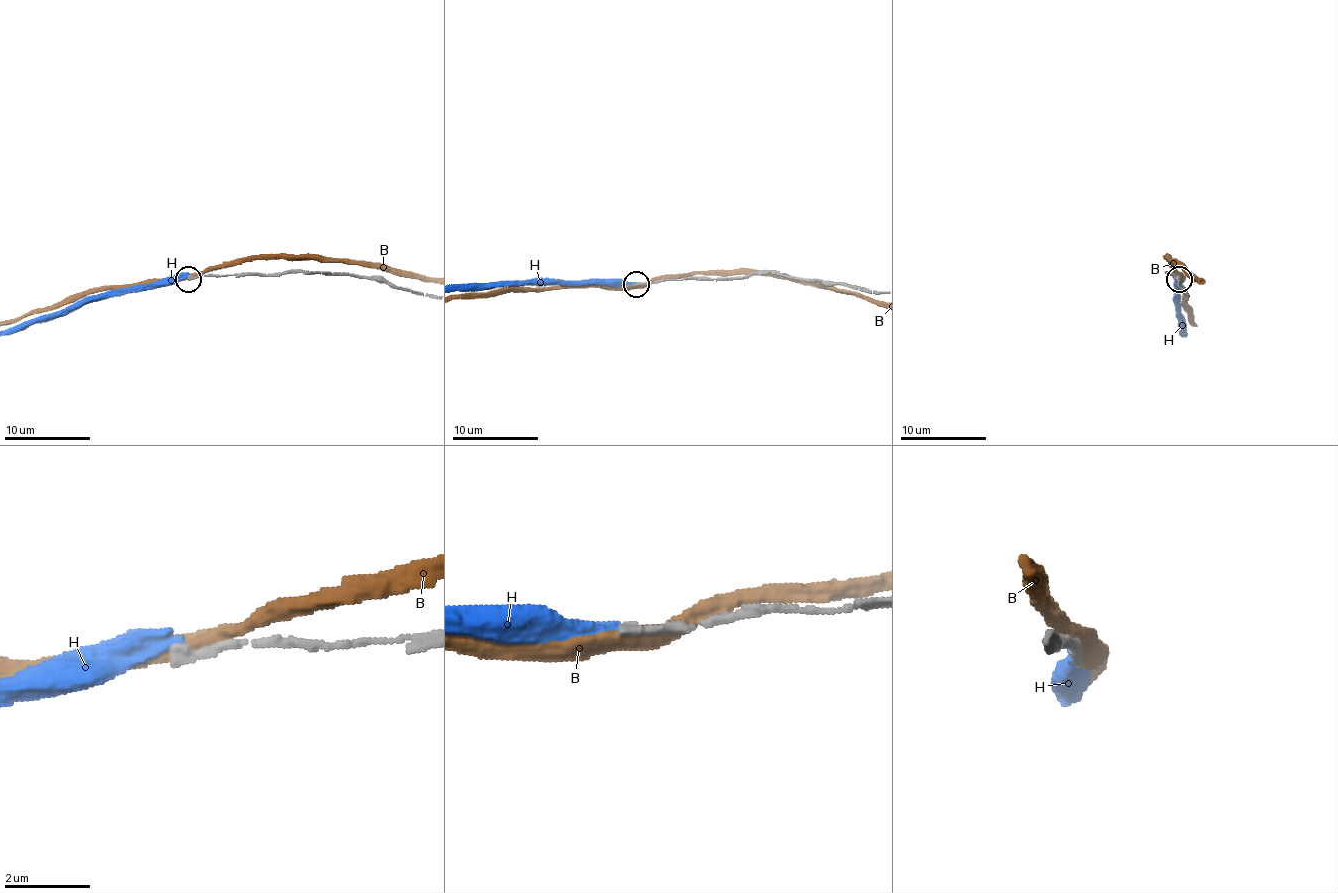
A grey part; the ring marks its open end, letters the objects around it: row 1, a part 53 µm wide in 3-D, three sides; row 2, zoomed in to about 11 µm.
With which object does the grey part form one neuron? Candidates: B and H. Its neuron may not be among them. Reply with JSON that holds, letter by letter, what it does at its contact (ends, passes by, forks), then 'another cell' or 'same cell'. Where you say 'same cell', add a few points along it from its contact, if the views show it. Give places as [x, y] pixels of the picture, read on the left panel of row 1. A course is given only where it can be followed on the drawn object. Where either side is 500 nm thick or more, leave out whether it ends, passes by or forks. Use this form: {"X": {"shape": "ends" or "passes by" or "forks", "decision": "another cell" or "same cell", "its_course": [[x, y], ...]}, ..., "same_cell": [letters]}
{"B": {"shape": "passes by", "decision": "another cell"}, "H": {"shape": "ends", "decision": "another cell"}, "same_cell": []}

